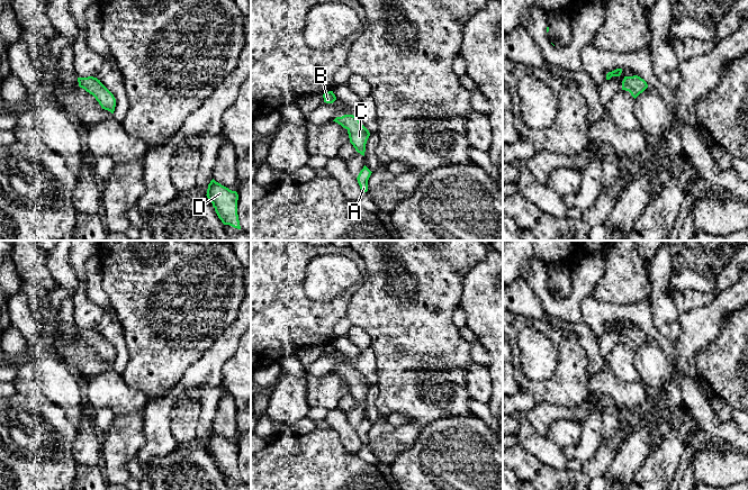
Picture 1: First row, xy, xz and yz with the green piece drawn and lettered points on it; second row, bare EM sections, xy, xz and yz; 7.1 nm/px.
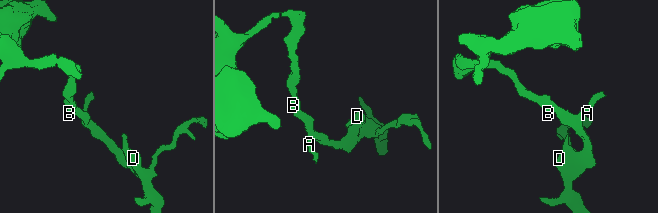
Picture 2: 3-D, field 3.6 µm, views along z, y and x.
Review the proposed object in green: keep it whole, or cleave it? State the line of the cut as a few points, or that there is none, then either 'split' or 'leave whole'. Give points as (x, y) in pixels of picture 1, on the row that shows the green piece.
no cut | leave whole

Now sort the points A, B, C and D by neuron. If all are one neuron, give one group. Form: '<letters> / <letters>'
A B C D

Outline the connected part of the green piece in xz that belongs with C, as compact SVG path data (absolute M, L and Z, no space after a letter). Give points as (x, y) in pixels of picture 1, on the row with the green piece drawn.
M344 115L342 117L336 117L333 121L348 130L350 143L358 153L364 156L366 144L370 133L360 120L353 115Z

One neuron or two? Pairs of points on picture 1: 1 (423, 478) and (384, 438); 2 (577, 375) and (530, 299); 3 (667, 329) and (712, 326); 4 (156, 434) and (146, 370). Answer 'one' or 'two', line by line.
1: two
2: two
3: two
4: two

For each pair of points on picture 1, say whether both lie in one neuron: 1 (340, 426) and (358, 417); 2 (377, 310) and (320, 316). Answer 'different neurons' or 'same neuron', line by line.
1: different neurons
2: different neurons

